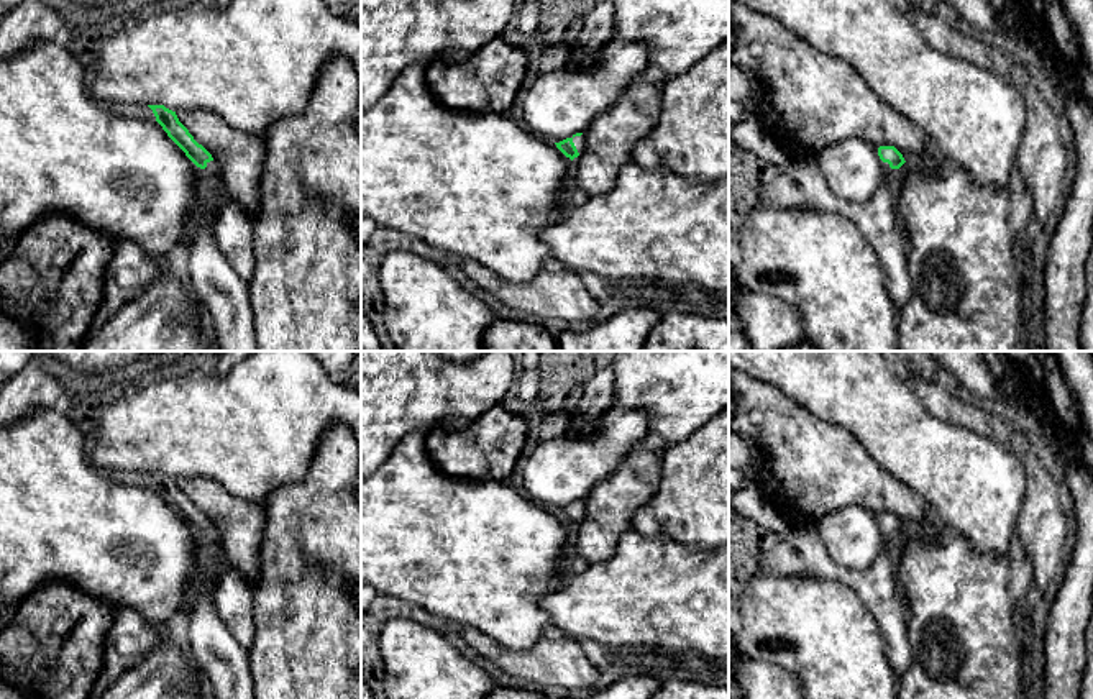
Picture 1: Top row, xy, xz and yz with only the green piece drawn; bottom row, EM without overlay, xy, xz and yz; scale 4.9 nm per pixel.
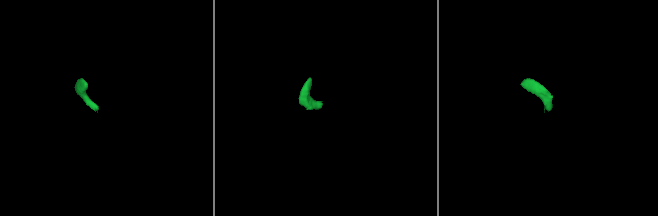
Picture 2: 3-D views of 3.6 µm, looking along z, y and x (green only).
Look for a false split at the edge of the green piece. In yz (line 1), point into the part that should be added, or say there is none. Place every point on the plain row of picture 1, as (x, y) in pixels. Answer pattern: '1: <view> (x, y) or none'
1: yz (800, 552)

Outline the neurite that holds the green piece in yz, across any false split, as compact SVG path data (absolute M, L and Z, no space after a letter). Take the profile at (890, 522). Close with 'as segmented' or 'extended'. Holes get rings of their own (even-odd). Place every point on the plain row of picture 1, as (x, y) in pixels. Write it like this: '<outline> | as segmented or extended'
M880 514L878 523L883 528L883 550L867 571L852 571L834 563L816 527L804 522L793 522L780 535L780 540L763 555L758 569L775 576L814 576L847 584L875 617L888 665L901 679L912 660L912 648L898 599L896 566L888 556L886 543L906 528L894 514Z | extended

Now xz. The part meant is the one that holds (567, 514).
M576 500L571 505L566 505L555 512L566 525L573 528L584 517L584 504L583 500Z | extended

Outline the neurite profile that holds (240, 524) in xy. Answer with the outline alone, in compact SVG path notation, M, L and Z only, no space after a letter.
M184 476L176 482L194 507L212 522L226 564L256 586L266 532L266 505L236 497L213 479Z

